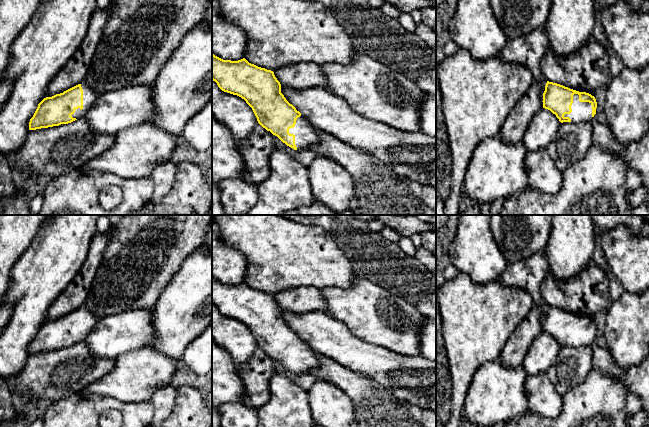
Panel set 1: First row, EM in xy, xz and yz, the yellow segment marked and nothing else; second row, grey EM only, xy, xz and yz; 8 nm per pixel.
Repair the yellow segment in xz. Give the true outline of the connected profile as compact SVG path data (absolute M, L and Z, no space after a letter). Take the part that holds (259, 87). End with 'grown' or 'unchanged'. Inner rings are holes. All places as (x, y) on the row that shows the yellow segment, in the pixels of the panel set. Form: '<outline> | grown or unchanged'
M212 54L212 80L227 93L244 99L252 108L258 123L294 150L308 149L319 139L319 132L281 93L281 84L274 72L249 63L245 58L238 61L223 60Z | grown

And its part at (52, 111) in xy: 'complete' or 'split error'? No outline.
split error

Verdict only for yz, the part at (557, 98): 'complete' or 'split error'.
split error

